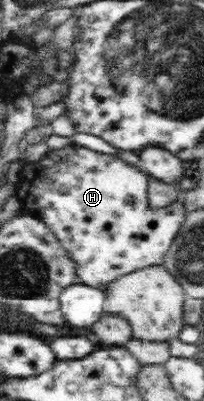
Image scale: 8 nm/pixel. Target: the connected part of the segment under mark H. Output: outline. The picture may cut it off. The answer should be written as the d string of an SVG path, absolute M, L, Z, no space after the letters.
M69 145L58 150L49 150L41 159L35 162L23 162L16 189L17 198L21 202L23 212L39 220L43 217L43 223L47 223L49 229L53 230L53 233L56 234L57 240L61 242L61 245L64 246L64 248L68 250L68 253L71 254L71 257L75 259L76 265L79 266L76 268L75 283L90 285L100 290L104 290L113 281L128 273L161 265L164 262L165 254L172 244L173 237L179 233L181 225L183 225L183 222L186 220L187 211L183 209L182 203L169 204L167 208L161 209L153 209L152 206L149 205L148 175L140 167L130 165L117 157L111 156L111 154L93 151L76 145Z

